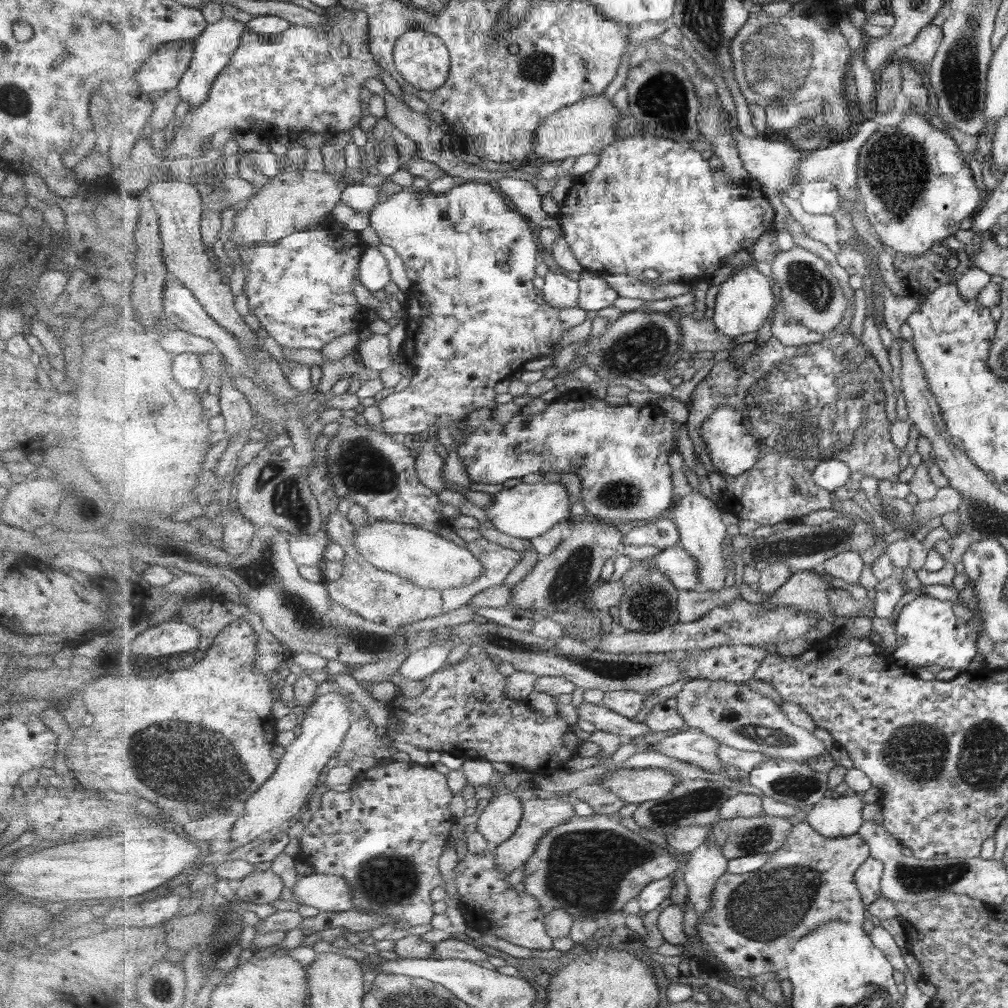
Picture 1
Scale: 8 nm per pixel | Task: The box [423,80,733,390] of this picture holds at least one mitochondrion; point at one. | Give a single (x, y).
(640, 350)

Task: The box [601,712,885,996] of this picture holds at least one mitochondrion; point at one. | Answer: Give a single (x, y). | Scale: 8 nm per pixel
(768, 907)

